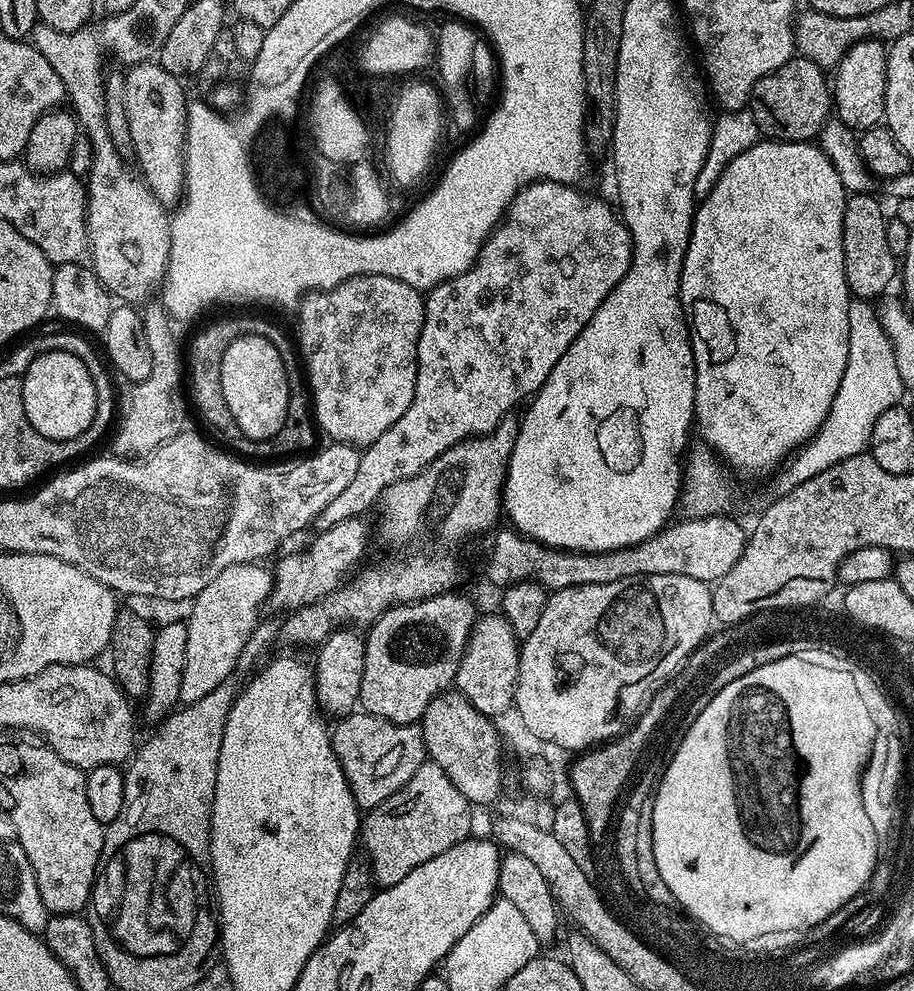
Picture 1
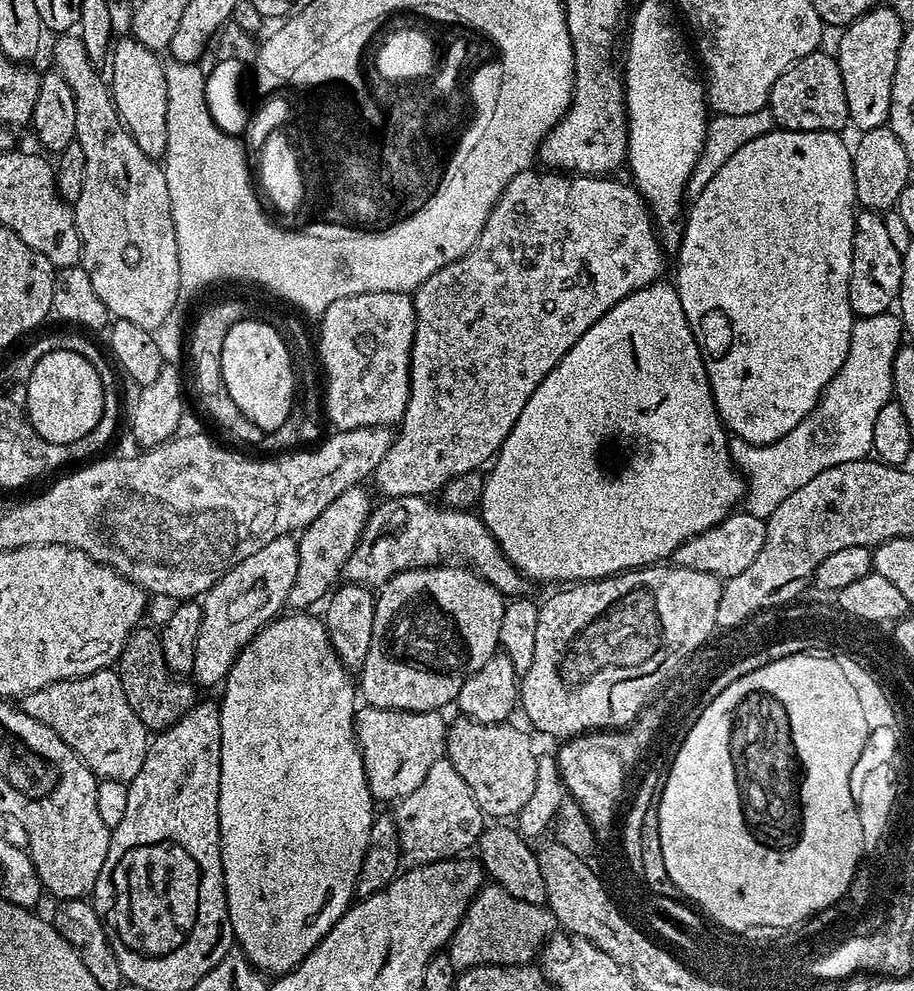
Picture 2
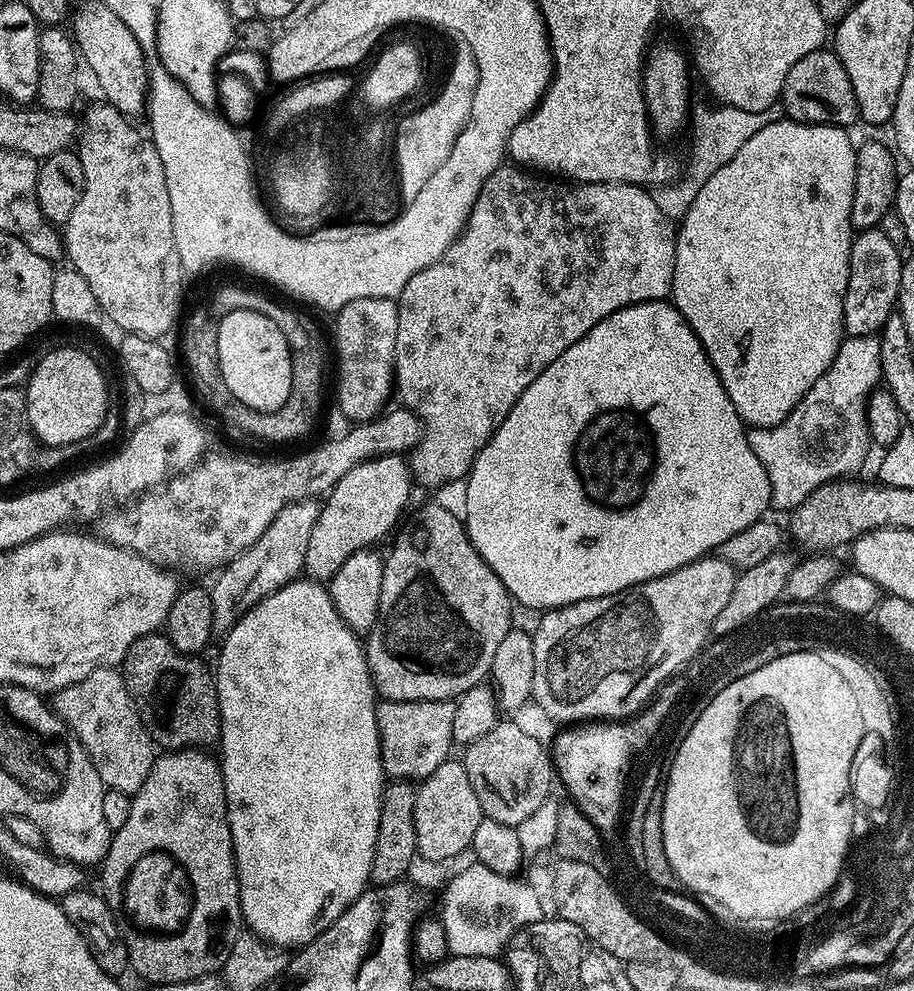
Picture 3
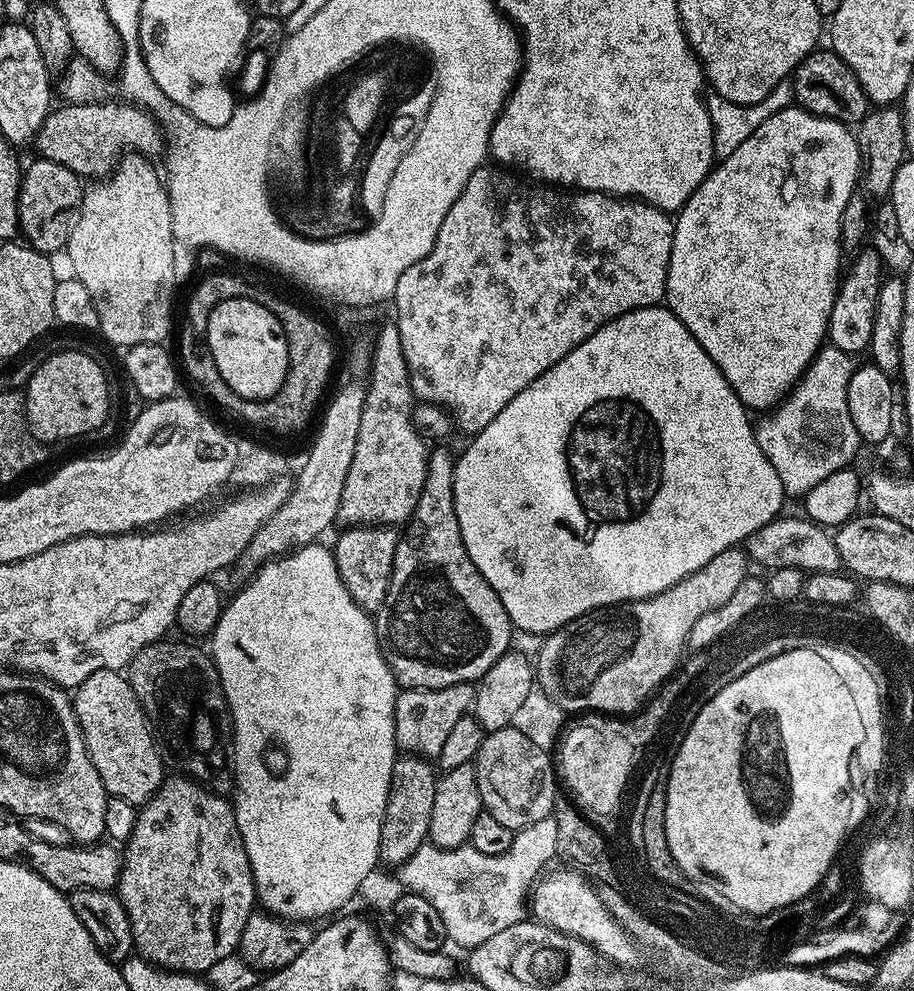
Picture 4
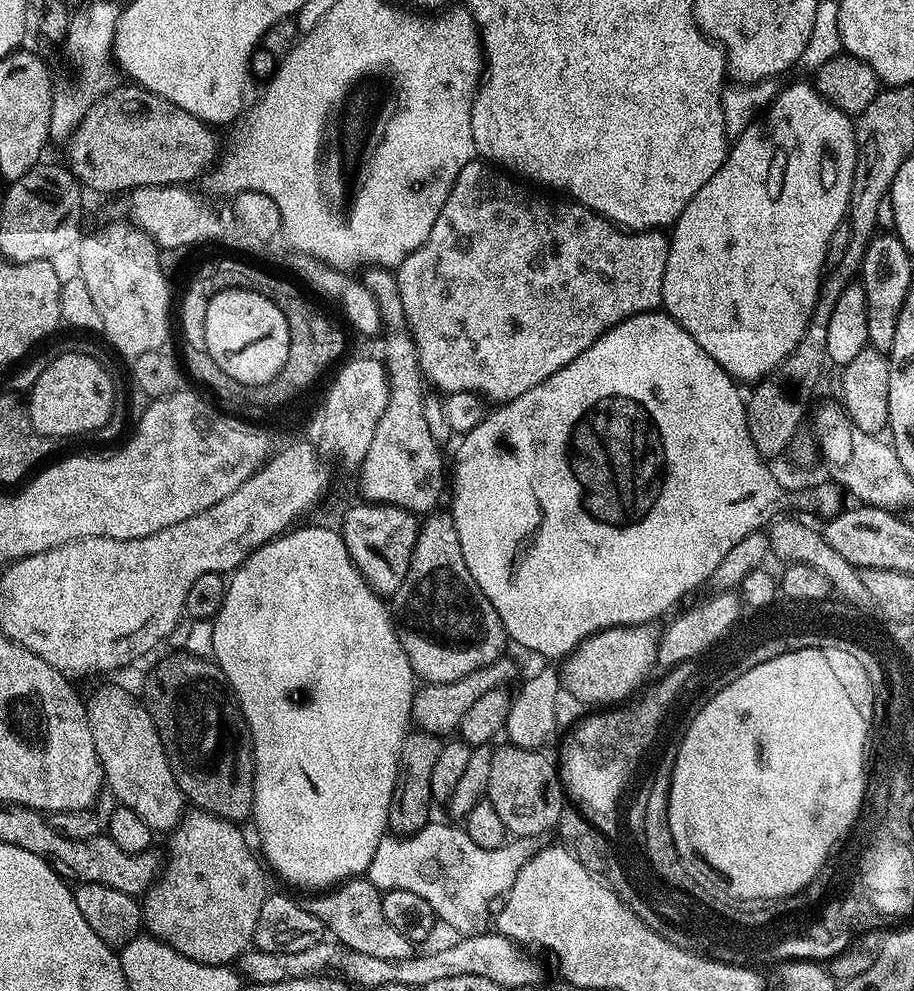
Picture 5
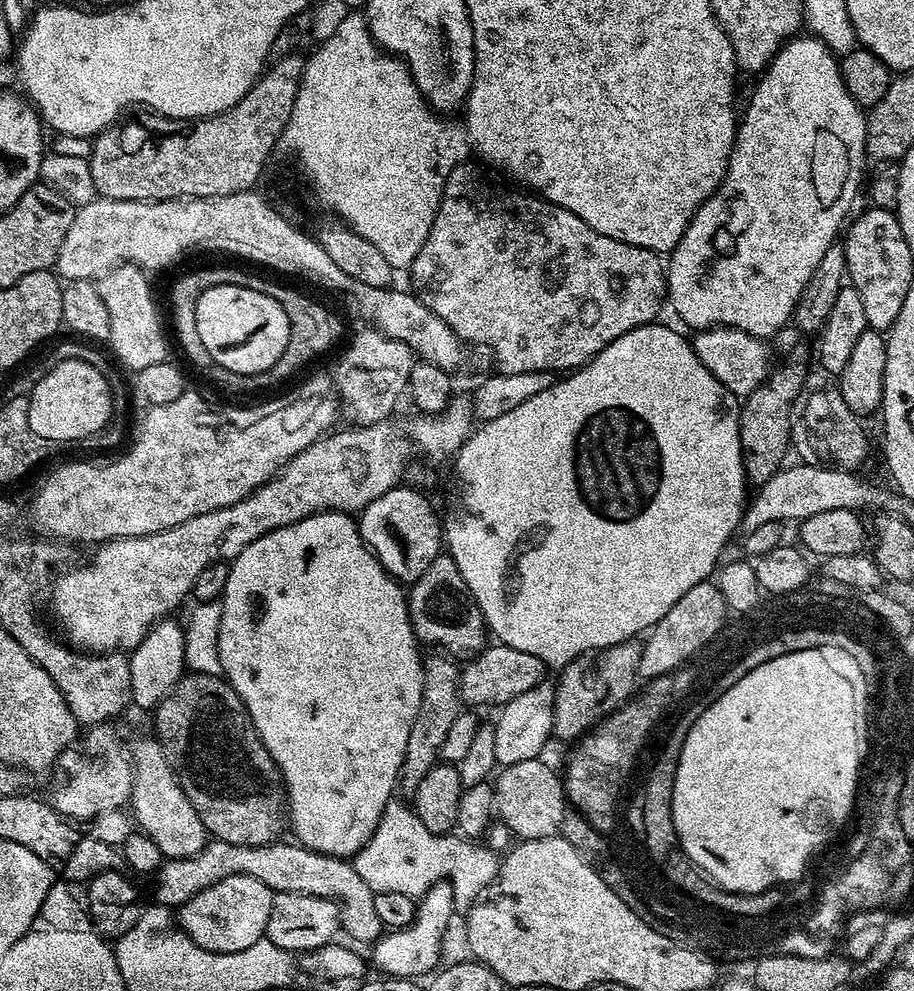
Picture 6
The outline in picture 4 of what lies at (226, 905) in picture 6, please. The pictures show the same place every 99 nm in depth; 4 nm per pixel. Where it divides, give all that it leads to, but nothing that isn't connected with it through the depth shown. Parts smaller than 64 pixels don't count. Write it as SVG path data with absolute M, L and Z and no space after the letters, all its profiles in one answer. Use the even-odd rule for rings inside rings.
M176 774L173 777L173 780L172 777L165 779L155 796L147 800L137 811L134 834L130 834L130 838L122 848L120 879L117 881L114 891L119 896L122 906L126 906L126 914L130 918L132 943L139 955L160 968L168 968L171 972L206 974L210 970L210 966L214 966L214 962L233 955L239 949L242 930L258 904L256 883L254 874L250 870L250 858L246 854L242 834L236 825L236 813L233 805L229 801L227 804L223 795L209 790L205 785L198 784L183 774ZM186 844L200 844L202 848L198 848L198 850L206 850L204 848L206 844L208 844L208 848L214 848L214 856L204 856L204 858L214 860L214 866L216 866L216 862L222 862L222 872L228 872L228 882L232 876L234 884L228 886L230 890L226 894L228 896L226 920L222 924L224 928L220 928L220 930L218 928L208 930L204 926L210 926L210 922L196 920L196 924L200 928L192 932L192 926L186 926L184 918L178 914L178 904L182 900L178 900L176 892L184 886L184 882L180 882L180 880L184 880L184 874L186 874L184 870L176 870L178 866L182 866L180 864L182 858L186 858L186 856L182 856L182 848L178 848L178 846L186 846Z

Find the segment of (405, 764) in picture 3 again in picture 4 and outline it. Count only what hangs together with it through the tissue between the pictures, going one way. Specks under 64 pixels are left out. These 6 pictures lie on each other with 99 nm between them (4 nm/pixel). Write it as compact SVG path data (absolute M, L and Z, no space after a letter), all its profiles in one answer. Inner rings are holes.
M455 684L445 688L405 688L396 697L394 706L394 734L396 747L401 753L422 756L425 758L439 757L442 745L458 718L469 715L472 699L476 696L472 684Z

